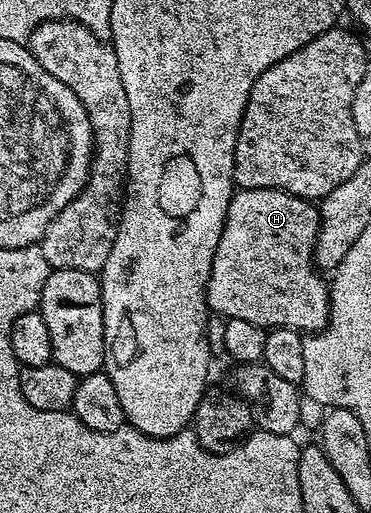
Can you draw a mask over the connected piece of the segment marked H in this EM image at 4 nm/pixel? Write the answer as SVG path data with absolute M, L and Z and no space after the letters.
M244 188L230 199L224 230L212 258L212 270L206 287L206 306L226 320L244 318L265 328L296 328L303 334L317 334L330 316L330 290L323 273L314 263L318 237L318 208L278 188Z

